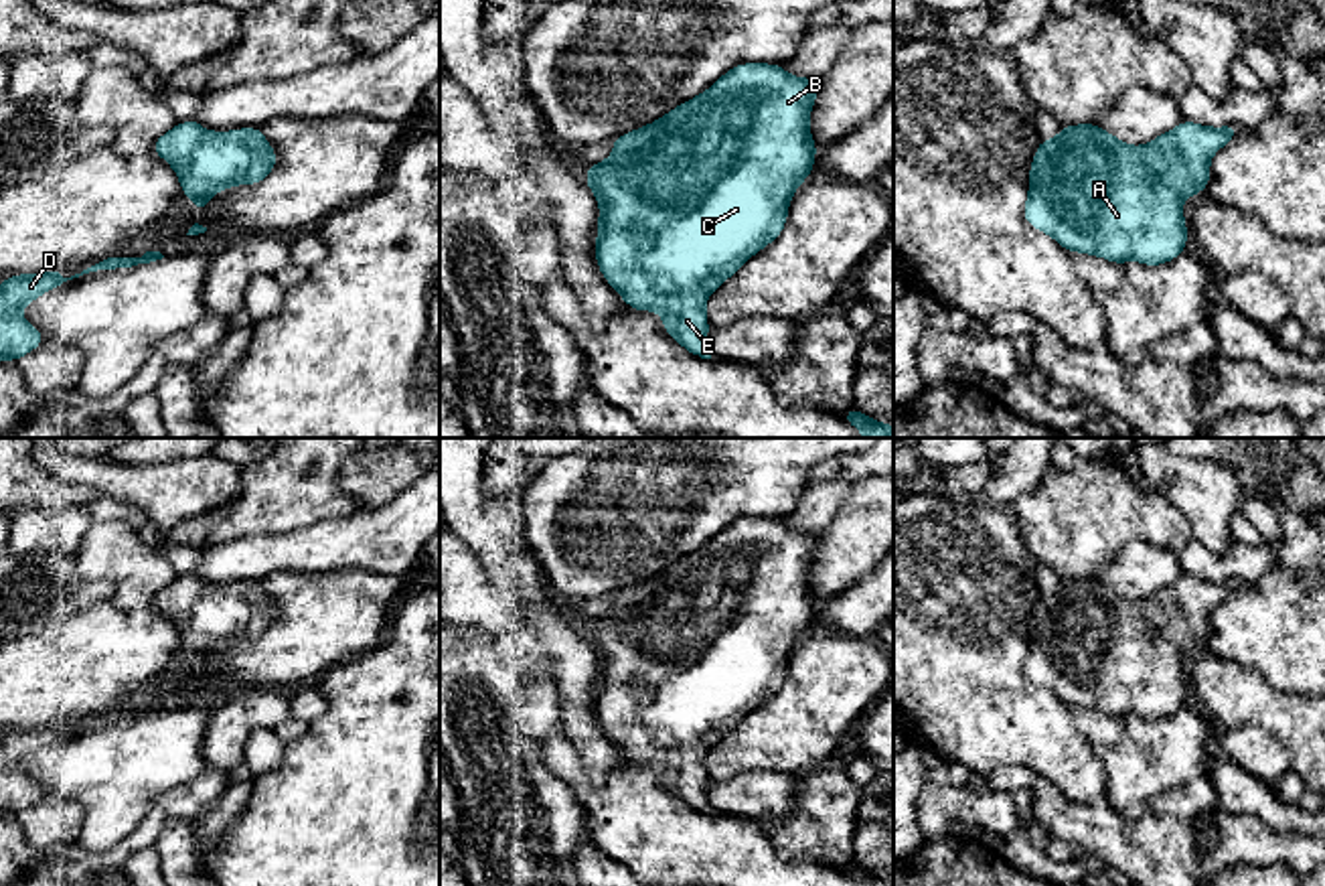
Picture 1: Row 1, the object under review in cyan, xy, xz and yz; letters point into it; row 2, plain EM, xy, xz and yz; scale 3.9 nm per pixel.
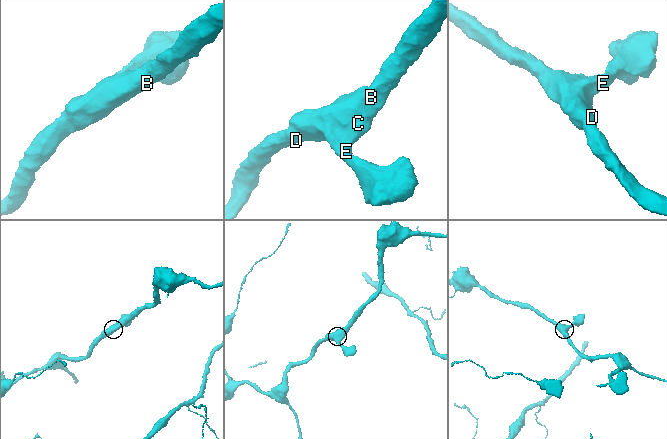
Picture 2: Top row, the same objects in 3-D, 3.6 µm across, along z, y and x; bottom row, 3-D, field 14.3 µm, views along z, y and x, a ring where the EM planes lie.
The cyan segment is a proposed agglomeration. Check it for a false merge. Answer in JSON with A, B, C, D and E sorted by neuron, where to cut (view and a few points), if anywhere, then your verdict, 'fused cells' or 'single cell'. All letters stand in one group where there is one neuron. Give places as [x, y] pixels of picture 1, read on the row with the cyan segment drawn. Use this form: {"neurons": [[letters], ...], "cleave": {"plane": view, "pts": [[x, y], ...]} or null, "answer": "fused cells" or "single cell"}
{"neurons": [["A", "B", "C", "D", "E"]], "cleave": null, "answer": "single cell"}

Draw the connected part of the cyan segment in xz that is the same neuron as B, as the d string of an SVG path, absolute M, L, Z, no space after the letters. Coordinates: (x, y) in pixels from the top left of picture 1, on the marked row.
M735 65L701 95L648 126L614 138L610 158L586 168L586 184L600 205L600 272L630 308L656 310L669 337L695 357L711 359L707 296L782 233L788 203L812 170L819 146L810 136L808 118L819 87L821 79L792 77L782 65Z

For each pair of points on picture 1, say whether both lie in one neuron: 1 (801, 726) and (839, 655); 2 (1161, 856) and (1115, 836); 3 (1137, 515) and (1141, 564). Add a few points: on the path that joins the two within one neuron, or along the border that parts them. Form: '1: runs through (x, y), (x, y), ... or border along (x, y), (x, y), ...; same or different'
1: runs through (807, 708), (839, 674); same
2: runs through (1149, 856), (1127, 846); same
3: border along (1178, 554), (1145, 542), (1129, 542), (1101, 570); different

